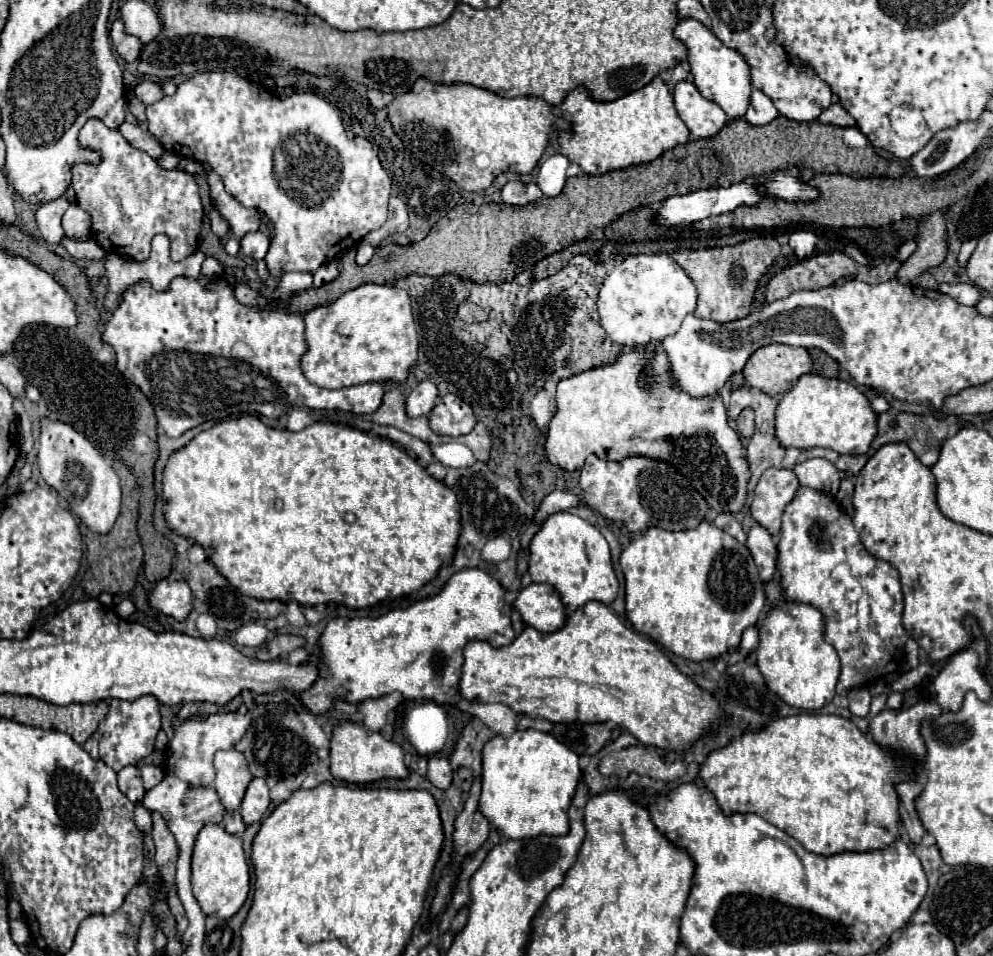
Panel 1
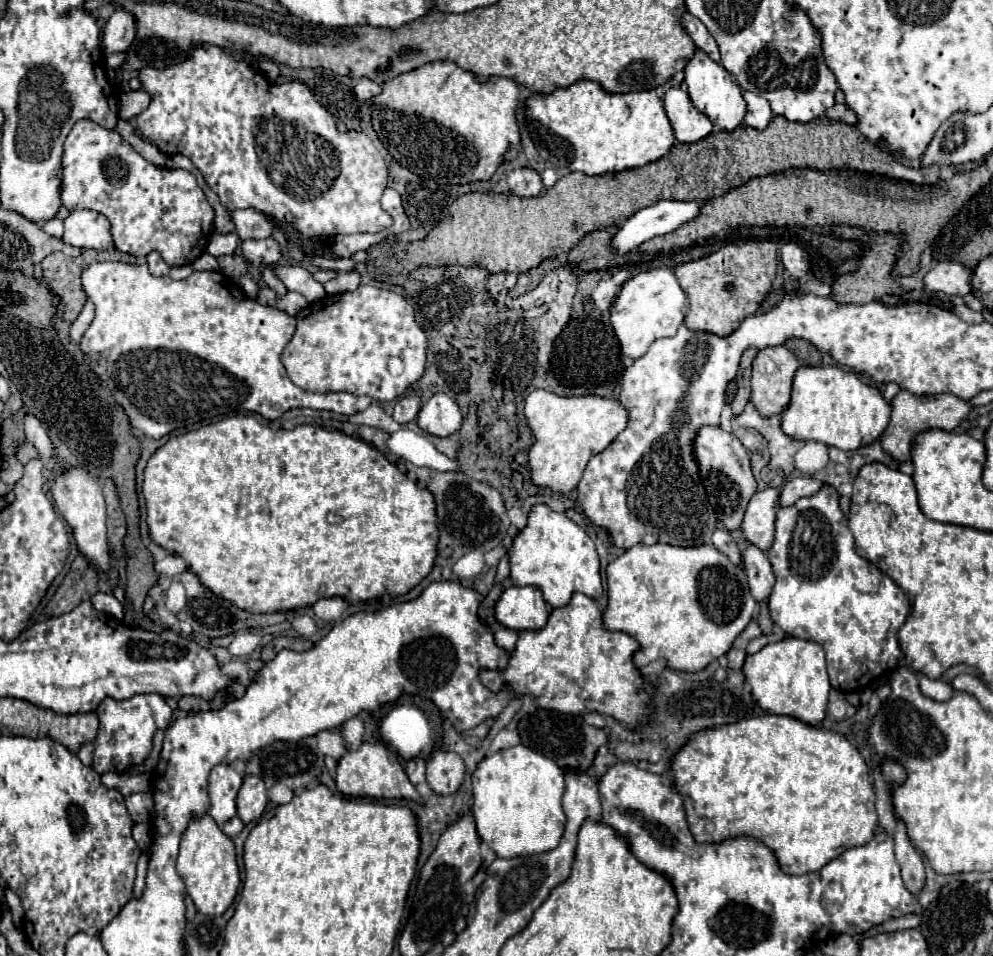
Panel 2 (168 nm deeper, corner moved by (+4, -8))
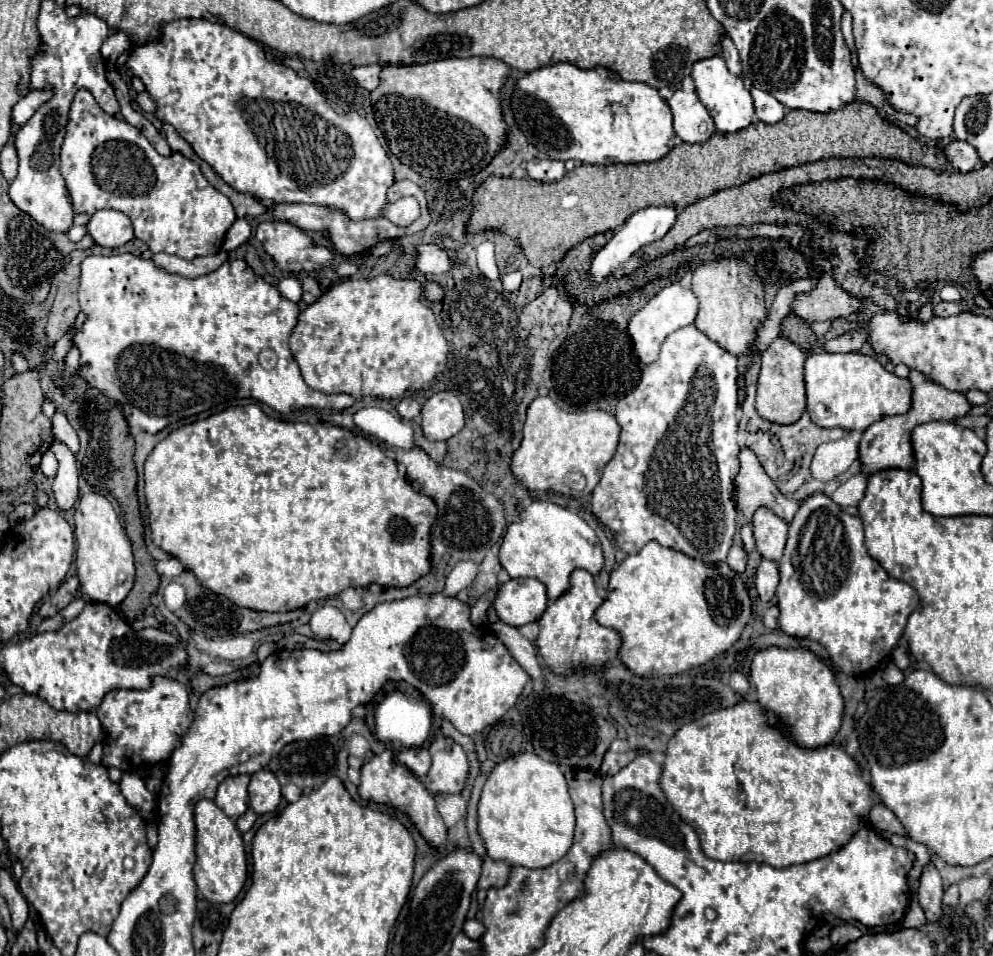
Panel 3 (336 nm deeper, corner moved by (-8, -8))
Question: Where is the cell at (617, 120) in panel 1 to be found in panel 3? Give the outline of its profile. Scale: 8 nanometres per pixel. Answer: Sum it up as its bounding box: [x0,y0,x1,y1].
[511,64,677,164]

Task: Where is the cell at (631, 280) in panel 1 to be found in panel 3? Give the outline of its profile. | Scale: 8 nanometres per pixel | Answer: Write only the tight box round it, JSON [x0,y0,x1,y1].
[629,282,699,364]

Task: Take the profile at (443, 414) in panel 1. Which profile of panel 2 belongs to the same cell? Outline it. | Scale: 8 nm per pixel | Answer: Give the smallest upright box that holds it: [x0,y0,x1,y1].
[417,394,463,438]

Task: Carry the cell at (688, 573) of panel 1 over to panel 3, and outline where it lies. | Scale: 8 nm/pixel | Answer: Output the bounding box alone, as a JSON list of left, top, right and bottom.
[595,542,753,678]

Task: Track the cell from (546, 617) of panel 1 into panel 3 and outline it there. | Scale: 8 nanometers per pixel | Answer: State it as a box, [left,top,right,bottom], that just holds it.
[493,578,547,626]

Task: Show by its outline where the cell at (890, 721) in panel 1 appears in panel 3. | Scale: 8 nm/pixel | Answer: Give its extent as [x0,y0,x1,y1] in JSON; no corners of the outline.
[919,864,943,922]

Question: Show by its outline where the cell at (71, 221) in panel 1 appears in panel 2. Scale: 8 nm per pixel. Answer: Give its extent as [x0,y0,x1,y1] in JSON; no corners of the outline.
[63,210,115,250]

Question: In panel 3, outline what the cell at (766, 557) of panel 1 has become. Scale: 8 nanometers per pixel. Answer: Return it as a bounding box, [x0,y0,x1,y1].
[755,558,779,602]

